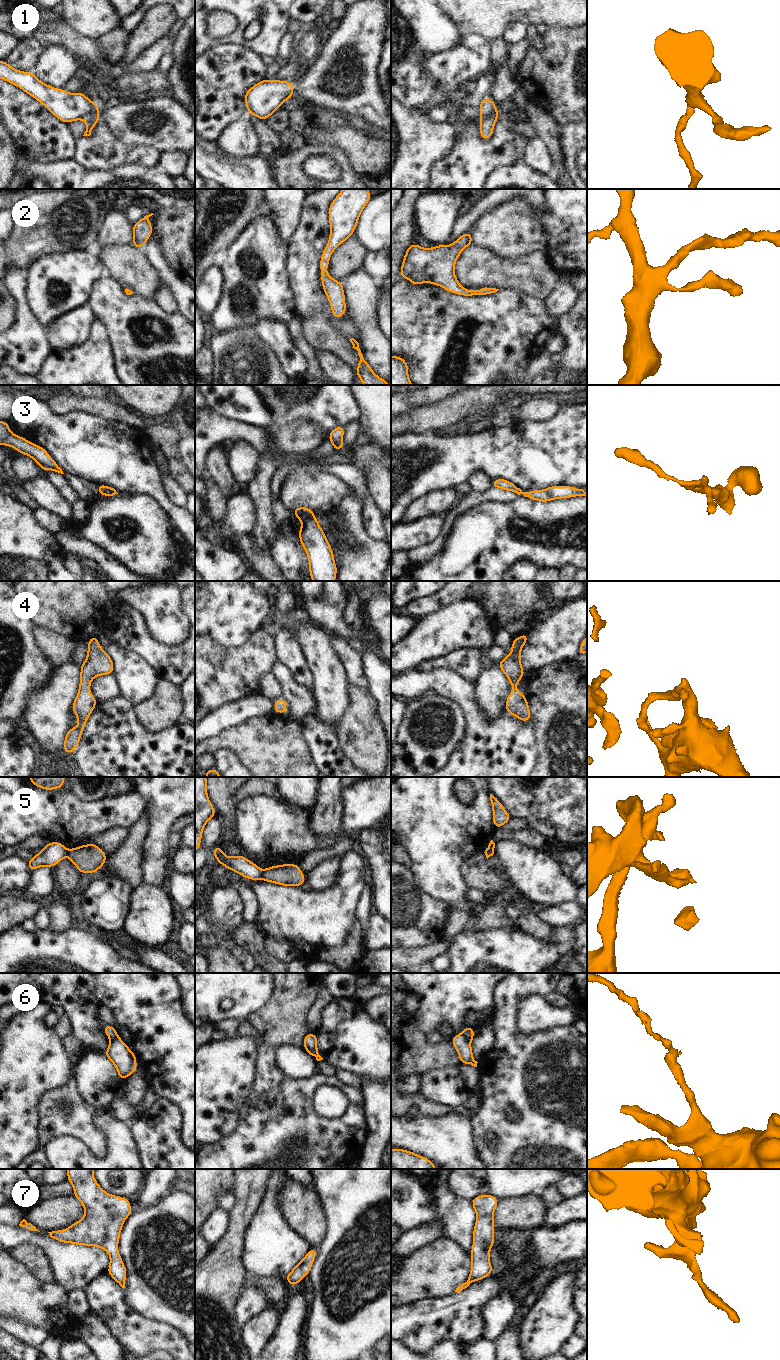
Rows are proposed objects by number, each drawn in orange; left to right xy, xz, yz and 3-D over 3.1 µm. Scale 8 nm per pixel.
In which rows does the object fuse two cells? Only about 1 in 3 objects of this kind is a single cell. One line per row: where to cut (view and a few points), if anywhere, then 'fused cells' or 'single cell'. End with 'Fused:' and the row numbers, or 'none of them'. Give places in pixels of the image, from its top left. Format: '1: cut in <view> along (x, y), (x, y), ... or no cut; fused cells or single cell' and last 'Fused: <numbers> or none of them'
1: cut in xy along (97, 109), (93, 109), (85, 120); fused cells
2: no cut; single cell
3: cut in xz along (313, 515), (303, 522); fused cells
4: no cut; single cell
5: cut in xz along (263, 871), (261, 877); fused cells
6: cut in xz along (305, 1048), (316, 1050); fused cells
7: no cut; single cell
Fused: 1, 3, 5, 6

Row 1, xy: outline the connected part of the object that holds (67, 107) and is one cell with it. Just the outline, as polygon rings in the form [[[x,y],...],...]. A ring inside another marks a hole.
[[[5,60],[0,61],[0,78],[21,88],[66,124],[75,120],[86,121],[91,111],[99,108],[81,91],[68,93],[63,88],[56,89],[41,82],[32,71],[16,70]]]

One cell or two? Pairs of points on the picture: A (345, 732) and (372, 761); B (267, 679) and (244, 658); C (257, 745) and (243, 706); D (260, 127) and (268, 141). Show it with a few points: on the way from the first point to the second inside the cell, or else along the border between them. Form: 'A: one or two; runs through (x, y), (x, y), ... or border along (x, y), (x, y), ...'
A: one; runs through (352, 739), (367, 754)
B: two; border along (270, 671), (261, 677), (258, 692)
C: two; border along (270, 712), (251, 717), (226, 728)
D: one; runs through (263, 130), (268, 138)

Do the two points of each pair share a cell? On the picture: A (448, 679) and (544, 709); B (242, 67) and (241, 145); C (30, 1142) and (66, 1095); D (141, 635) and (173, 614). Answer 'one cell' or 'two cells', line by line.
A: two cells
B: two cells
C: two cells
D: two cells

